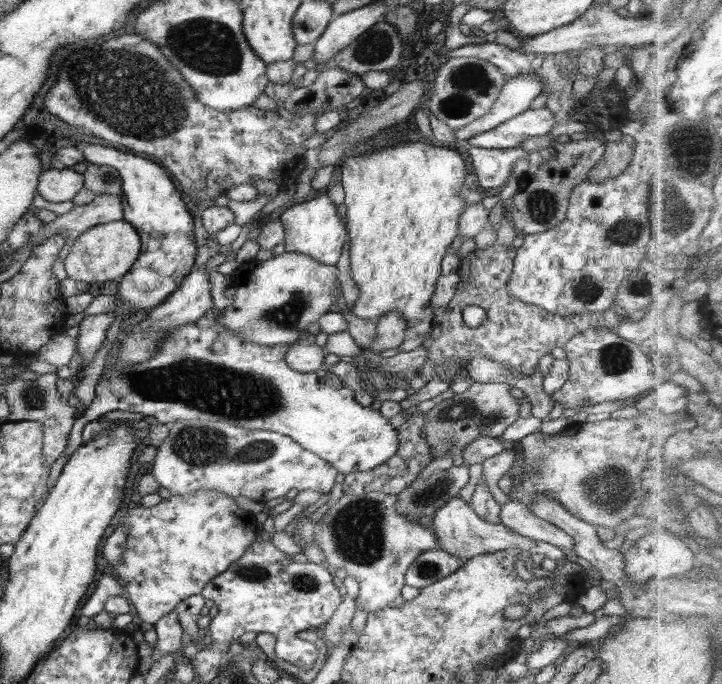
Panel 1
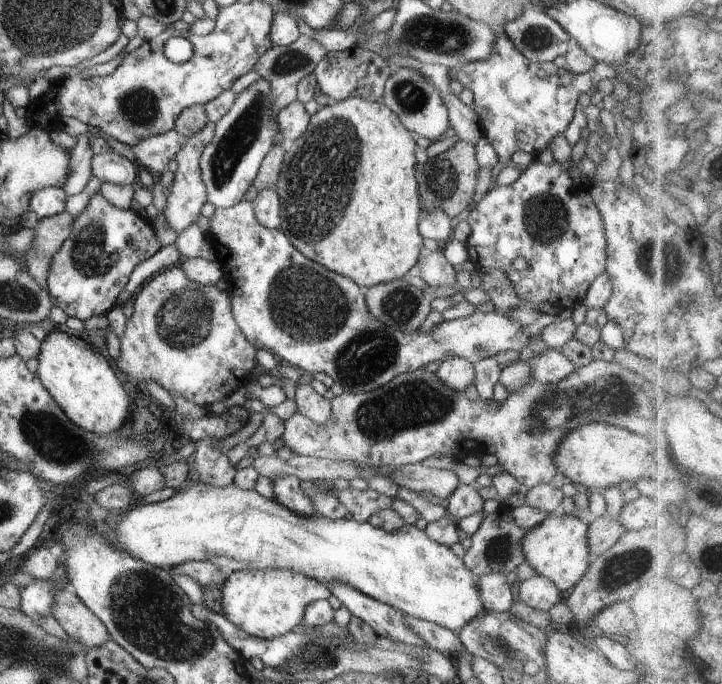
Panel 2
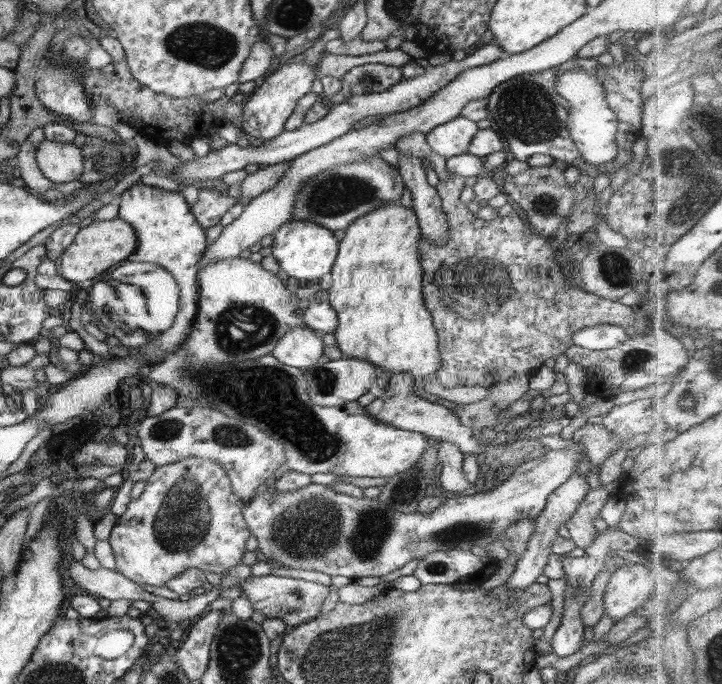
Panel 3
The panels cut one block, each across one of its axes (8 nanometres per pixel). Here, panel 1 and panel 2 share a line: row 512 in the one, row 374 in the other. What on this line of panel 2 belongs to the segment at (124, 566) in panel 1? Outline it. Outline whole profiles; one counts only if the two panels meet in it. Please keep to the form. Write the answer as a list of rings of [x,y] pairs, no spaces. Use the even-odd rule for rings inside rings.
[[[179,264],[176,266],[170,266],[163,271],[157,273],[142,290],[133,302],[134,312],[131,318],[127,319],[125,326],[125,331],[121,334],[119,338],[119,357],[115,360],[118,370],[122,370],[124,374],[128,374],[129,378],[134,378],[134,380],[139,380],[140,385],[143,386],[147,380],[152,380],[156,384],[160,384],[162,388],[165,388],[169,394],[176,394],[176,396],[182,396],[194,404],[198,404],[207,409],[210,408],[211,404],[214,402],[220,402],[224,398],[228,398],[231,393],[246,387],[248,384],[253,382],[252,370],[254,370],[254,364],[256,364],[255,354],[257,350],[254,348],[253,344],[244,336],[241,328],[238,328],[236,324],[234,315],[231,309],[231,298],[228,291],[218,290],[214,285],[199,285],[198,283],[193,283],[191,280],[187,279],[184,271],[180,268]]]

